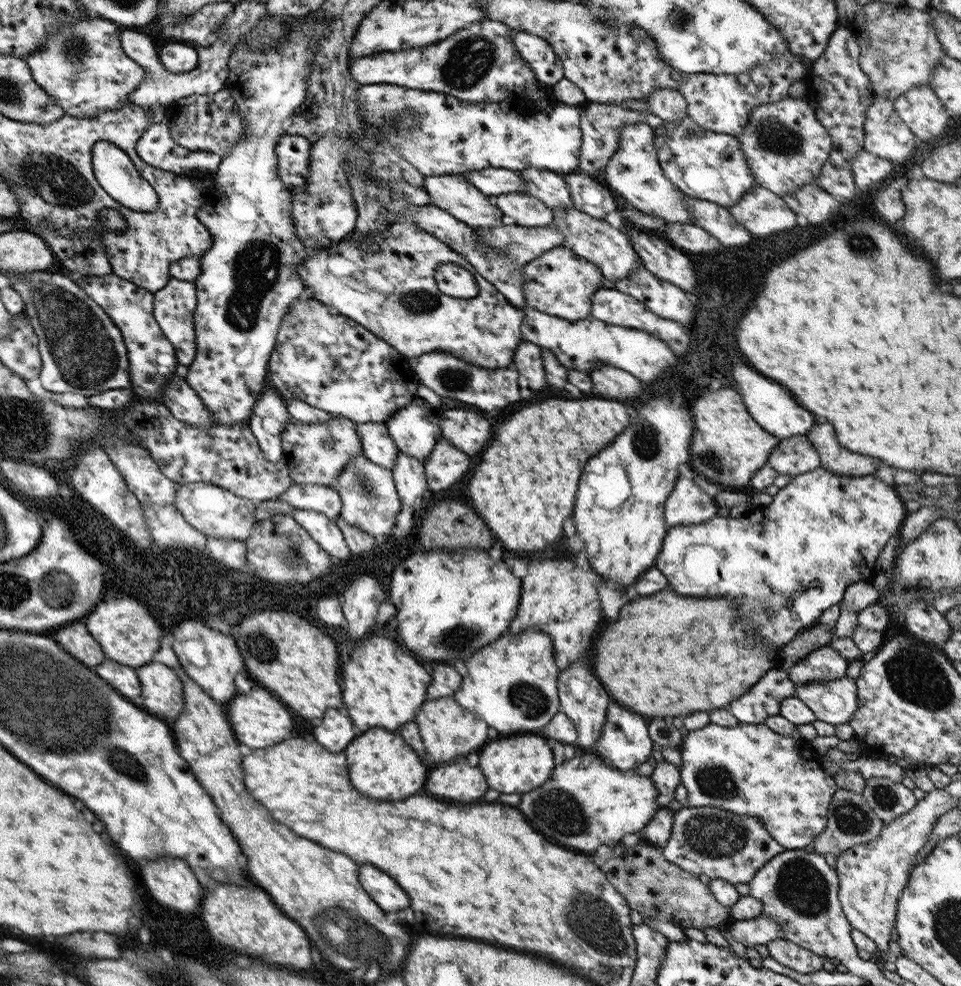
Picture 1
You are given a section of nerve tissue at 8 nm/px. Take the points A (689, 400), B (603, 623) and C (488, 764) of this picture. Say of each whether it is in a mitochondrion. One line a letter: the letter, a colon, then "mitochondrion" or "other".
A: other
B: other
C: other

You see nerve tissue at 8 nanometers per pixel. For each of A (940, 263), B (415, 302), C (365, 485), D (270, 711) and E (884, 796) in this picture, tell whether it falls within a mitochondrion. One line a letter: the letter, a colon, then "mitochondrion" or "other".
A: other
B: mitochondrion
C: mitochondrion
D: other
E: mitochondrion

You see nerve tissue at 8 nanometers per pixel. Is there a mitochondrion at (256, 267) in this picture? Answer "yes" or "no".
yes

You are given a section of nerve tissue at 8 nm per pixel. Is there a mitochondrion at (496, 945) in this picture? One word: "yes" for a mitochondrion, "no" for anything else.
no

